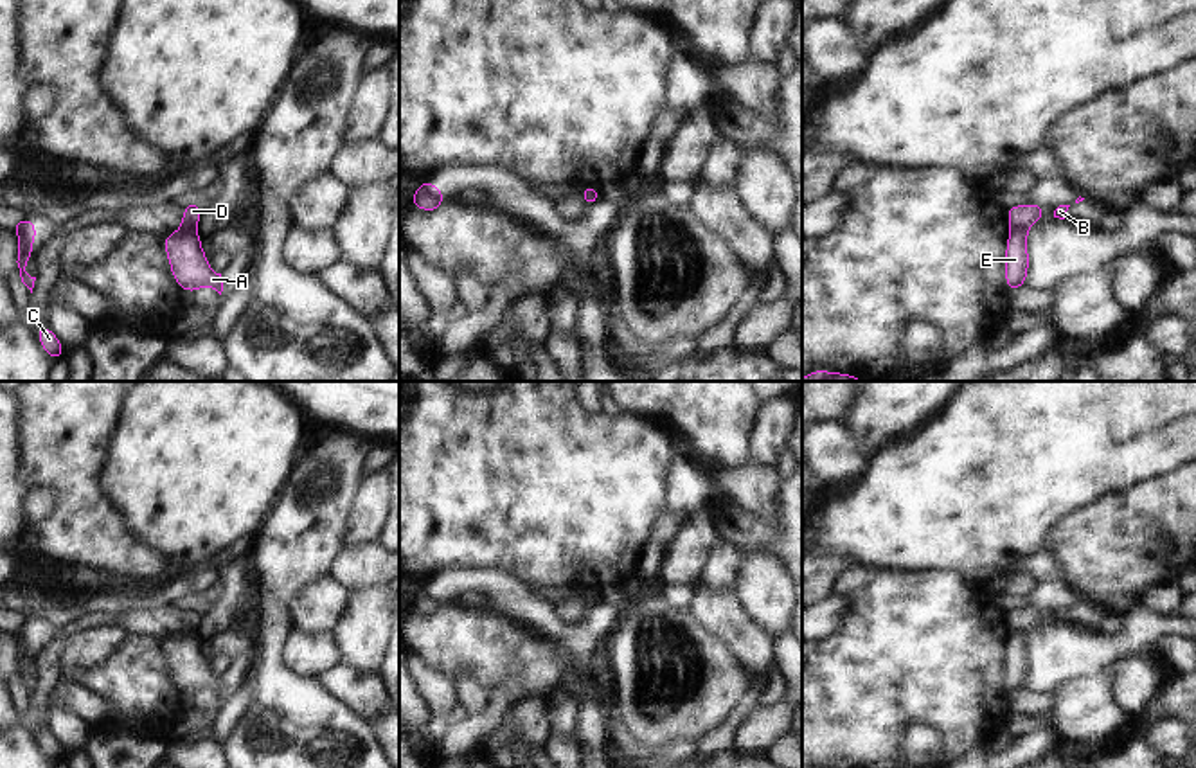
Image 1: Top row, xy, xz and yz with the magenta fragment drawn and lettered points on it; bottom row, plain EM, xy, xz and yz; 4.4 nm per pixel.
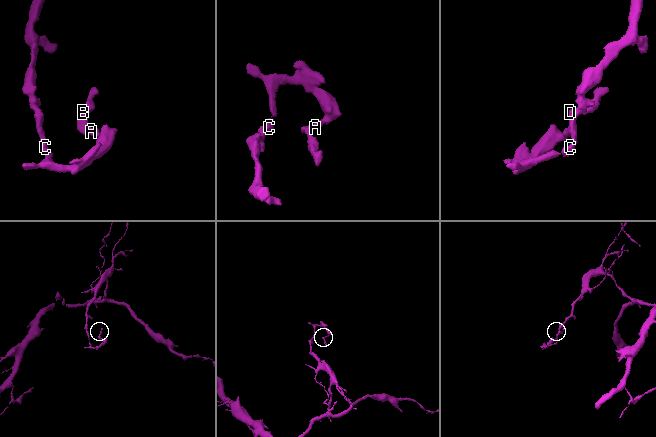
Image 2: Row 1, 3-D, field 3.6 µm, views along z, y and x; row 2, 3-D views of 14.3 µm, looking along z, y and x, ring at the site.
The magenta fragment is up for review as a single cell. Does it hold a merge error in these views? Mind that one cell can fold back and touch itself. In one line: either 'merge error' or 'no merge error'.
merge error

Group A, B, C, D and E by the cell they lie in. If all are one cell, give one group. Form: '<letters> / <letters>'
A C E / B D

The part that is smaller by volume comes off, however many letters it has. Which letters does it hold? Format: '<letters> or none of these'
B, D

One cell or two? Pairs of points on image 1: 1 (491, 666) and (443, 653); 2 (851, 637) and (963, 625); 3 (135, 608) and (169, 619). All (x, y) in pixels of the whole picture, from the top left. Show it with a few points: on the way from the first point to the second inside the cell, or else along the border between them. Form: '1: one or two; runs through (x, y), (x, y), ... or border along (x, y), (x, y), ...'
1: one; runs through (479, 653), (455, 653)
2: one; runs through (878, 637), (936, 637)
3: one; runs through (144, 617), (160, 619)

